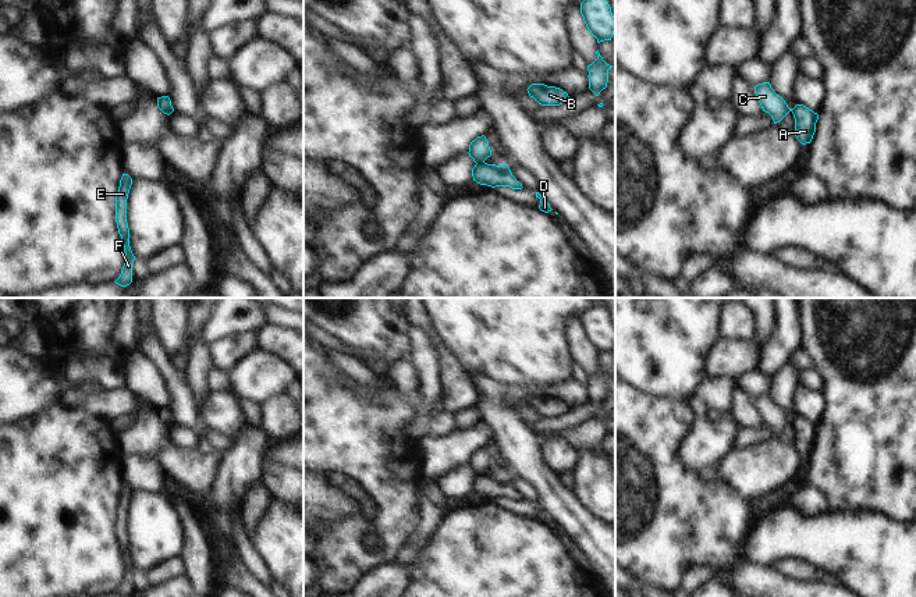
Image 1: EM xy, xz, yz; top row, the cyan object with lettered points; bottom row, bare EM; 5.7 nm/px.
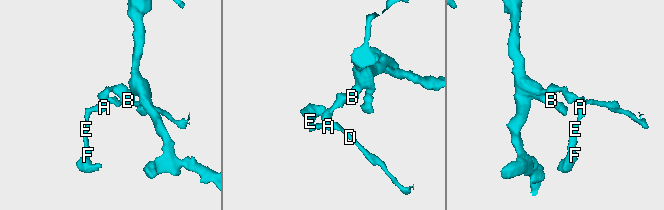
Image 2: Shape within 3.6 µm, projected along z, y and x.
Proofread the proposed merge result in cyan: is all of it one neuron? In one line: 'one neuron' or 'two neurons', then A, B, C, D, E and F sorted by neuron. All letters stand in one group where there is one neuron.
two neurons; groups A D E F / B C

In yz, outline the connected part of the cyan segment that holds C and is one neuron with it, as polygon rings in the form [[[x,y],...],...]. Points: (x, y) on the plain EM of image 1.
[[[770,394],[756,397],[755,406],[763,423],[771,427],[774,436],[780,434],[789,423],[792,423],[785,412],[774,404]]]

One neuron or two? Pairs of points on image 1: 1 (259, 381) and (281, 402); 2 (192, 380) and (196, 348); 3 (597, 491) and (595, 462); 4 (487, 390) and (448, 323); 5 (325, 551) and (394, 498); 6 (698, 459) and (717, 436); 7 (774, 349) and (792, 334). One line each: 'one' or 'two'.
1: two
2: one
3: one
4: two
5: one
6: one
7: one

